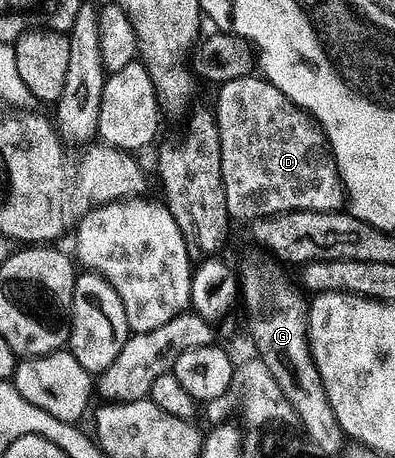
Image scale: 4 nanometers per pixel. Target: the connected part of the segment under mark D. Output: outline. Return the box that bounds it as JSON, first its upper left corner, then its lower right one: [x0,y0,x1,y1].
[214,74,345,221]

